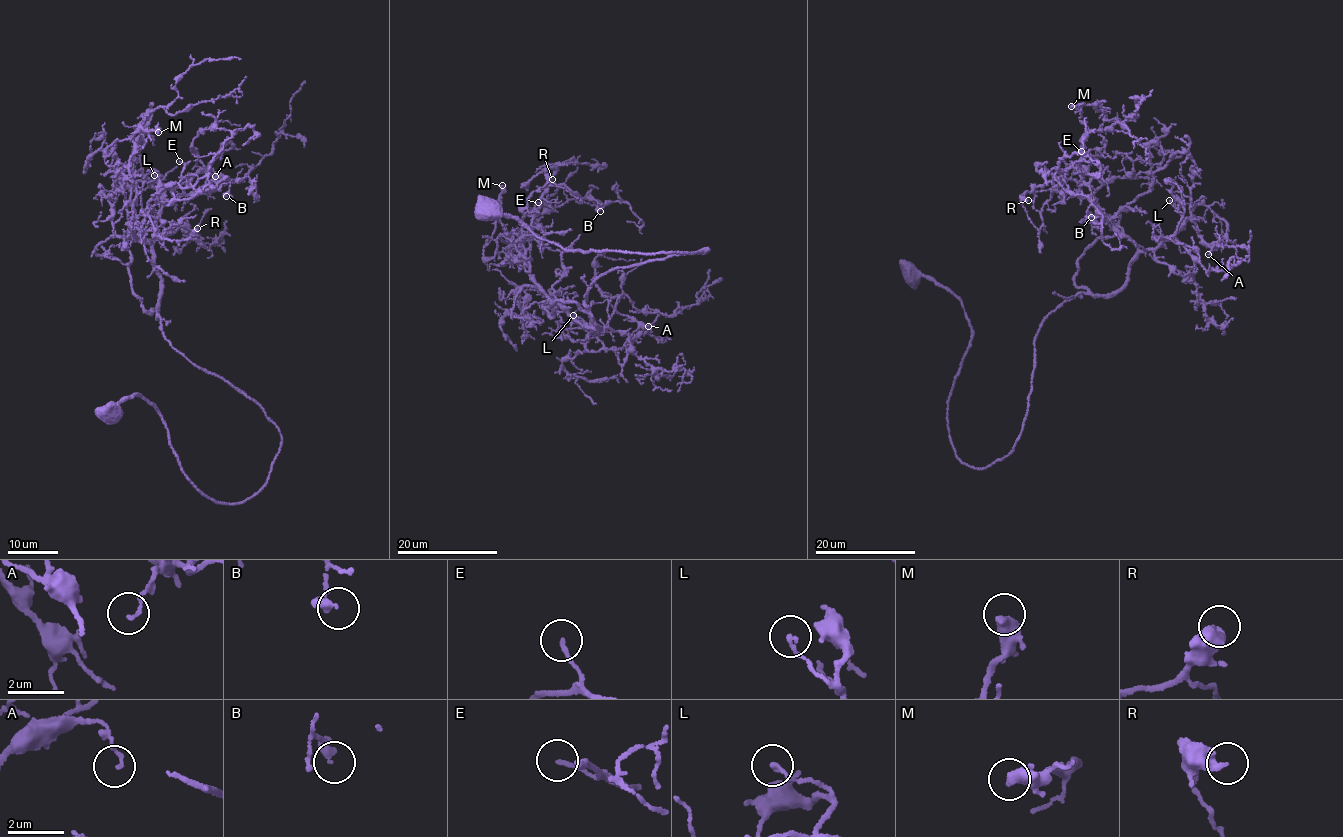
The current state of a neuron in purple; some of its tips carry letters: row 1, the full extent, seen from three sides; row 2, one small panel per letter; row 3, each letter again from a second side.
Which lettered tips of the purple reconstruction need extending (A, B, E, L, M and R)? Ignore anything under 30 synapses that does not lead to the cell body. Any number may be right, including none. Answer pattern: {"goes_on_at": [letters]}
{"goes_on_at": []}

